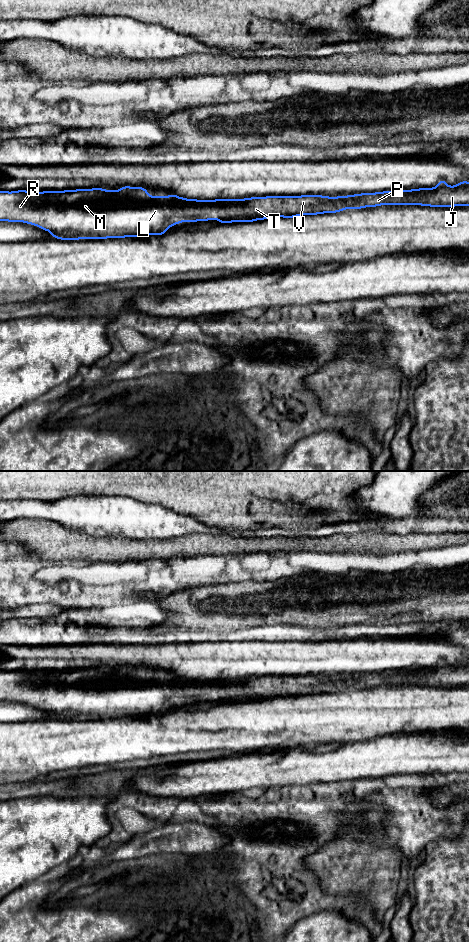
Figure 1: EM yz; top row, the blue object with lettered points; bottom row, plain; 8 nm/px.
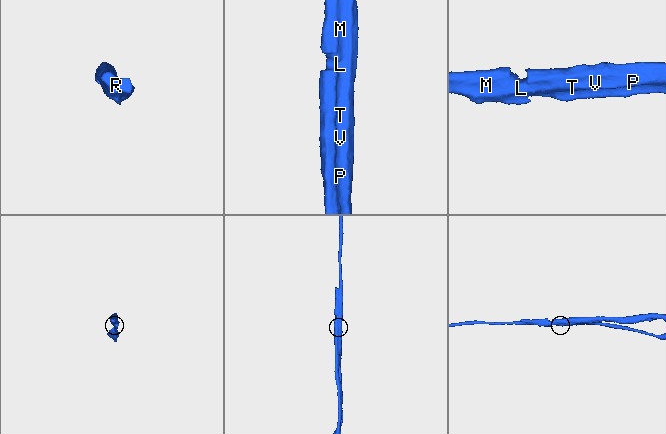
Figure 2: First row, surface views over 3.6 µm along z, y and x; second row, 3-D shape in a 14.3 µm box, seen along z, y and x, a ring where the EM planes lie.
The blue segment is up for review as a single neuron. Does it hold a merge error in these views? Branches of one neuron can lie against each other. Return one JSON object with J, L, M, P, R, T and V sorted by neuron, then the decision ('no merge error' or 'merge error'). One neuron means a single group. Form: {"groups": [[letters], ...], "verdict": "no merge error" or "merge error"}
{"groups": [["J", "L", "M", "P", "R"], ["T", "V"]], "verdict": "merge error"}

